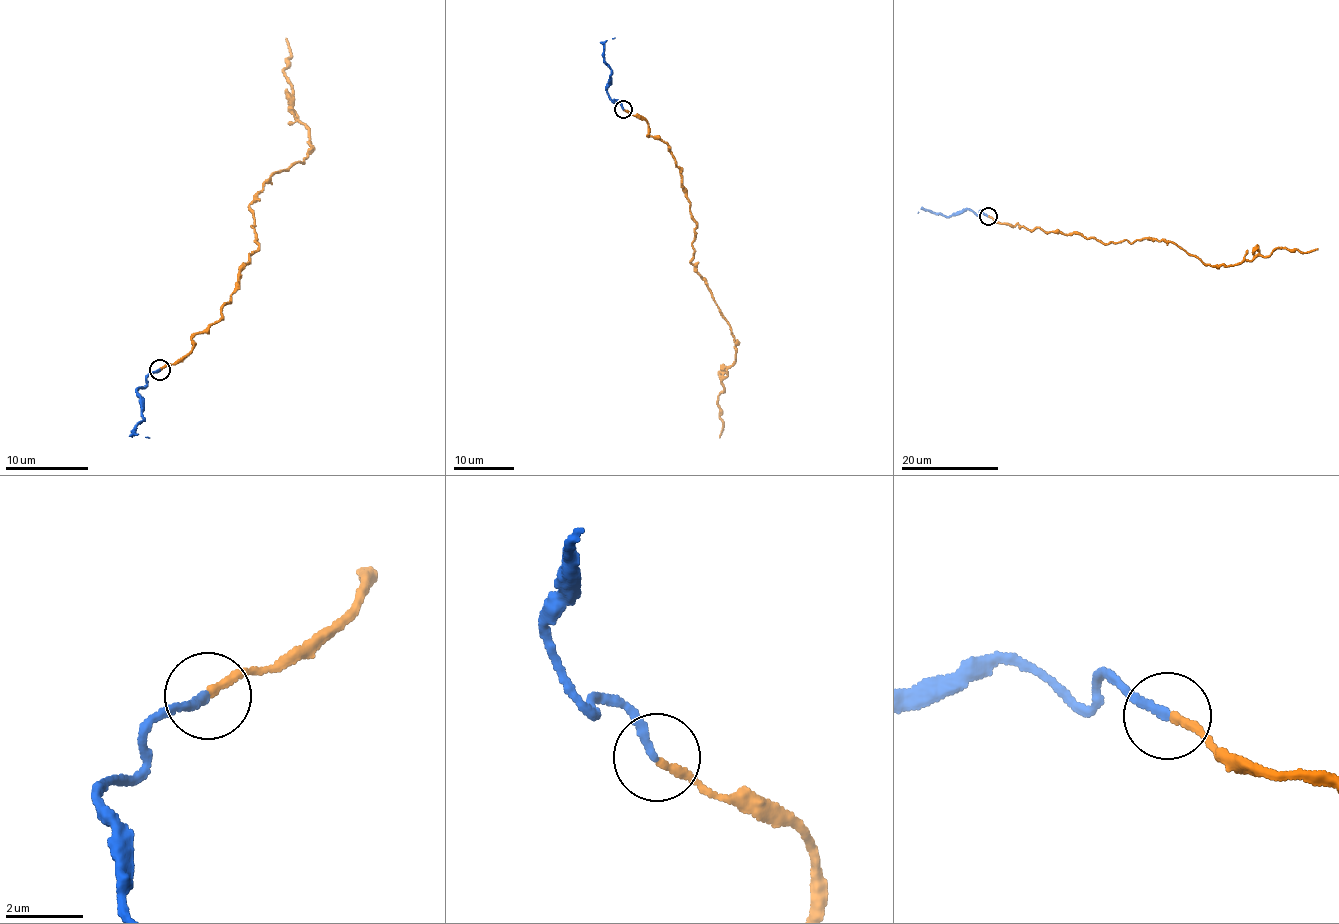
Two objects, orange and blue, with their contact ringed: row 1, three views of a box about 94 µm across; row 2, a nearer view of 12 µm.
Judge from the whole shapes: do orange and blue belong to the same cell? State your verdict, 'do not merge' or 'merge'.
merge

